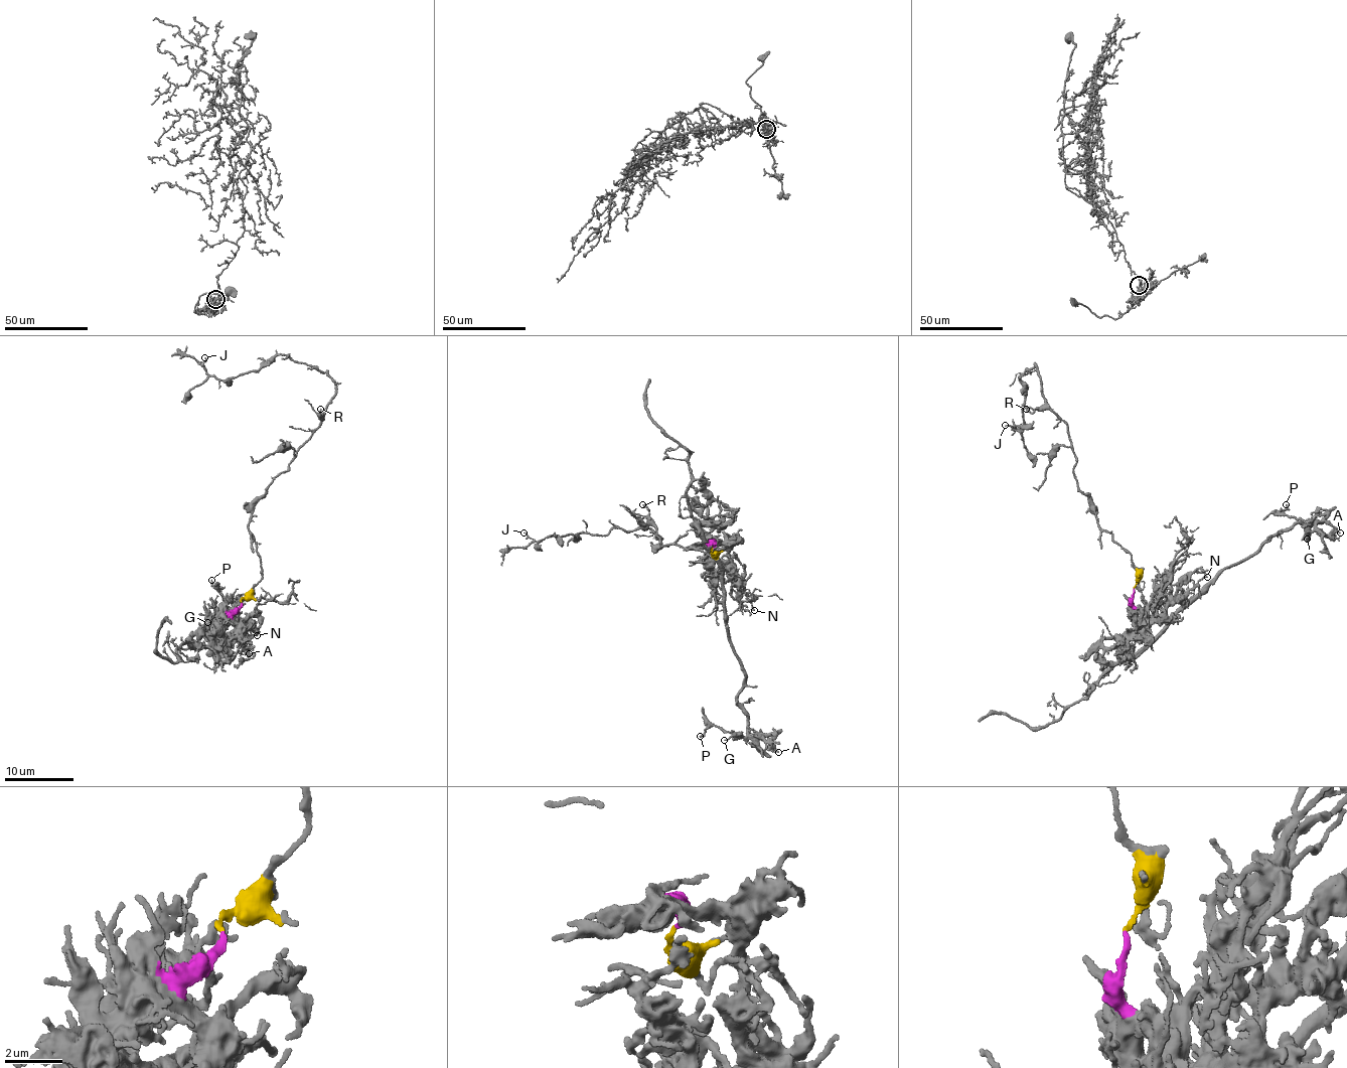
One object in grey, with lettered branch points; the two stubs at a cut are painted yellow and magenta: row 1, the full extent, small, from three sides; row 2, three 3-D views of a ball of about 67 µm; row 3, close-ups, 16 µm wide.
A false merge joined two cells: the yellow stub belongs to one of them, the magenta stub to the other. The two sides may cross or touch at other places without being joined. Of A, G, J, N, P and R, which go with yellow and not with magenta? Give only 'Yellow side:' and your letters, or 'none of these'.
Yellow side: J, R

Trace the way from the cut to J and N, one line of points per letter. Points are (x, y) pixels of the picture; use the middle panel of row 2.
J: (712, 547), (711, 554), (697, 546), (661, 548), (649, 523), (535, 541), (524, 532)
N: (712, 547), (716, 542), (726, 552), (732, 570), (729, 573), (732, 578), (742, 582), (754, 611)

